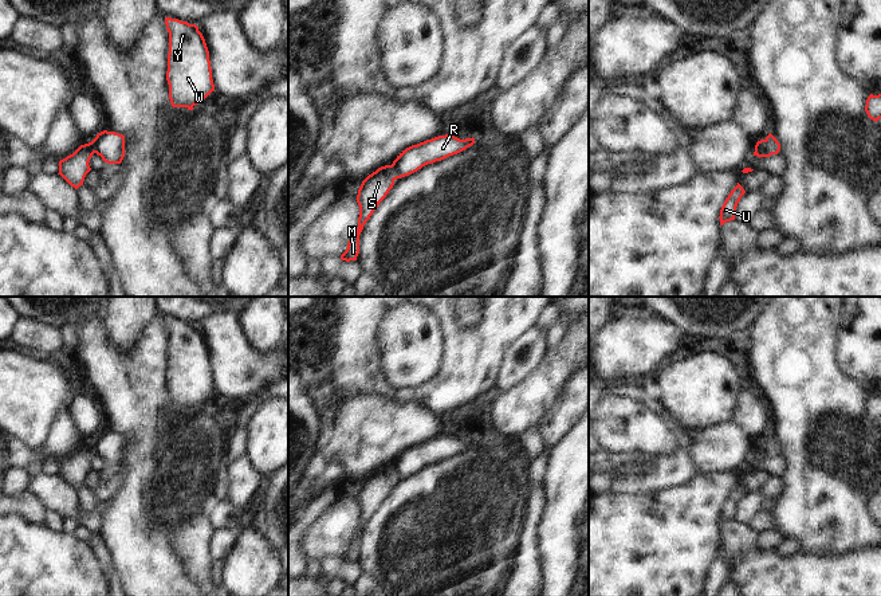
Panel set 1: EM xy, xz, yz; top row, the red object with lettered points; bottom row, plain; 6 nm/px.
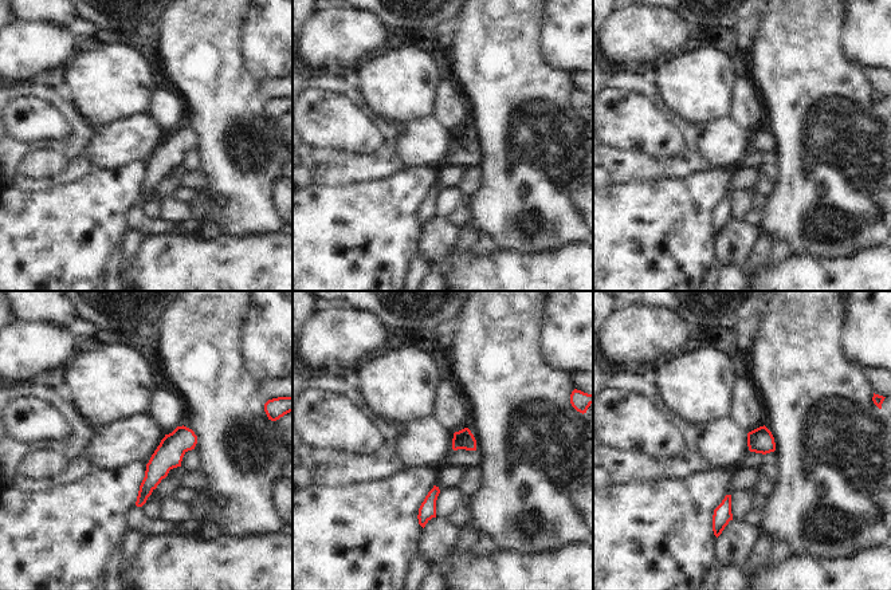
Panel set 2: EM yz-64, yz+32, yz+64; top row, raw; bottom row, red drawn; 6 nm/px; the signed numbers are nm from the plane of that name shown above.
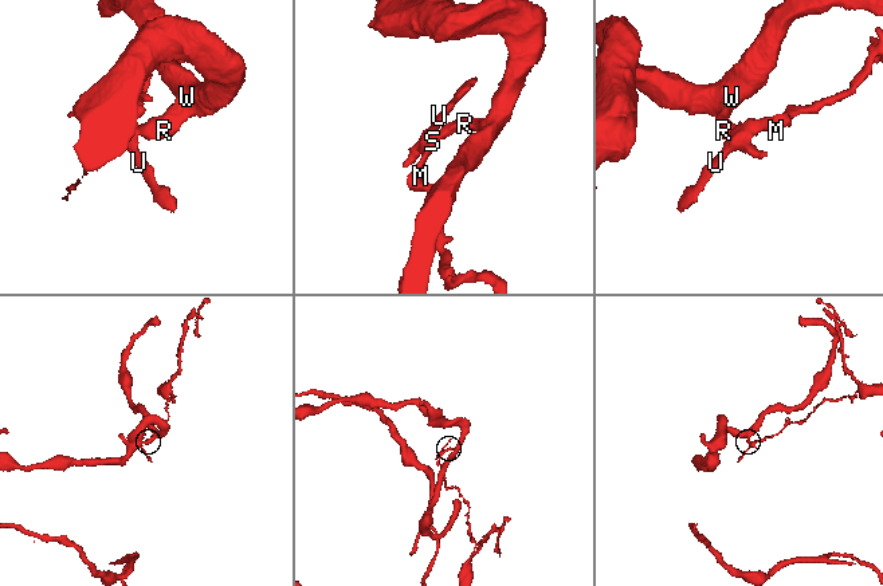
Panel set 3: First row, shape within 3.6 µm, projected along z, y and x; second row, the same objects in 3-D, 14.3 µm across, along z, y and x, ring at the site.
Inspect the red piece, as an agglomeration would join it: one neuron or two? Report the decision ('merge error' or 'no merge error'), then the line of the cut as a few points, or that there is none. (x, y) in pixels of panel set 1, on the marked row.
merge error | xz (390, 165), (390, 173), (394, 179)

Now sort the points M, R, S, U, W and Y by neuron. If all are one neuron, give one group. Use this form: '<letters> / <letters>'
M S U / R W Y

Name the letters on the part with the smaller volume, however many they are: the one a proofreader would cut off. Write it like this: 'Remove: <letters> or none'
Remove: M, S, U.

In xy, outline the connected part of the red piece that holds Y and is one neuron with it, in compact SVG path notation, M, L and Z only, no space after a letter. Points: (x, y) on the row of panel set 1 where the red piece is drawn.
M165 17L165 24L169 32L169 99L173 107L193 110L215 91L209 51L196 24L172 17Z

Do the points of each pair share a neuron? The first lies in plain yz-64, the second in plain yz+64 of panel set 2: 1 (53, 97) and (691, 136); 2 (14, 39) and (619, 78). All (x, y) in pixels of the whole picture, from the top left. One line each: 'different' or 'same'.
1: same
2: different

